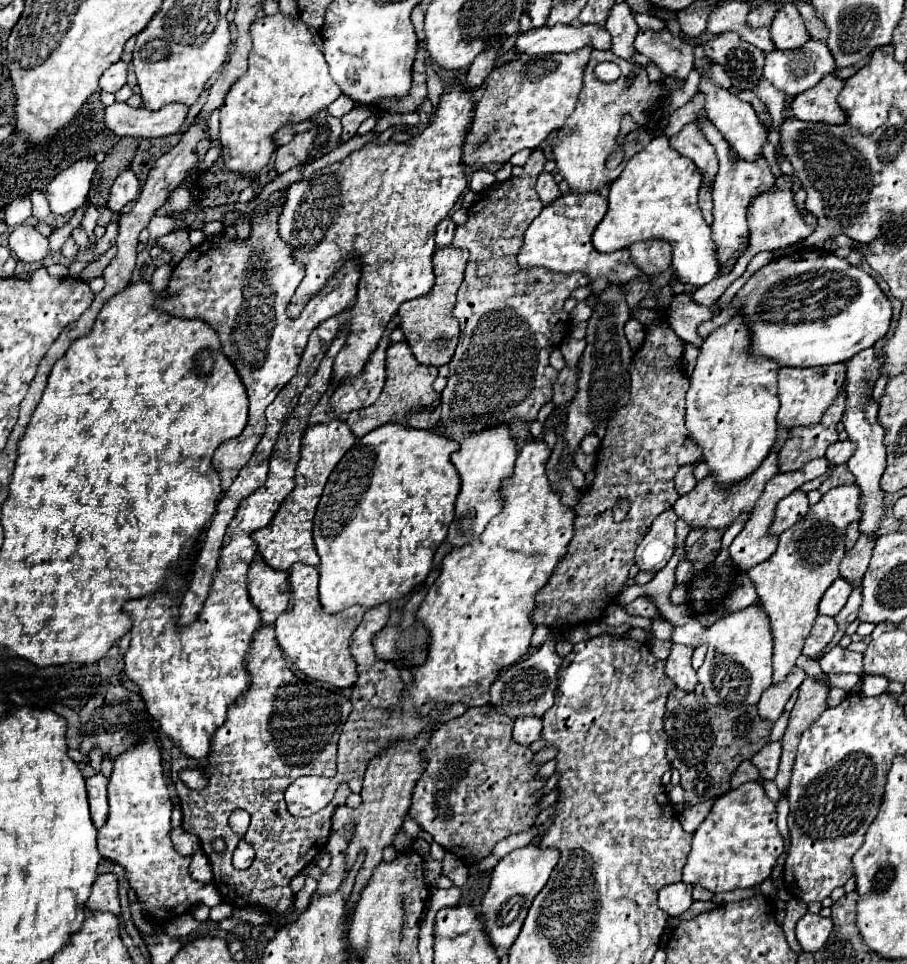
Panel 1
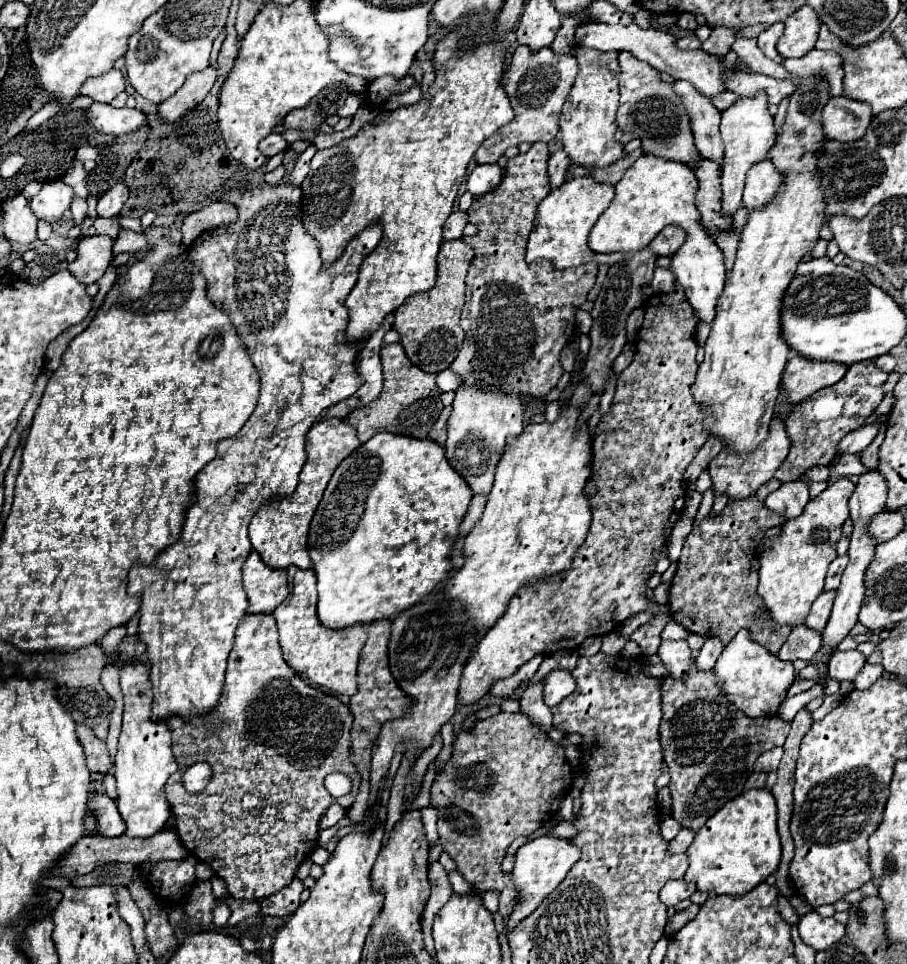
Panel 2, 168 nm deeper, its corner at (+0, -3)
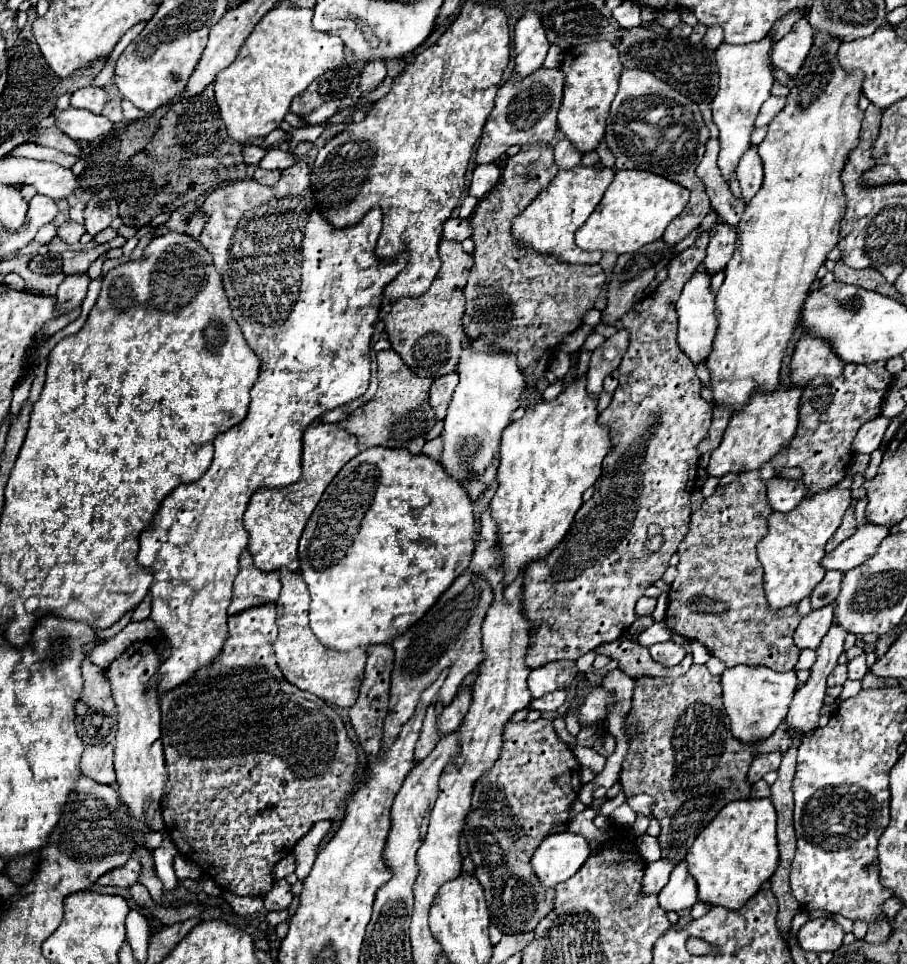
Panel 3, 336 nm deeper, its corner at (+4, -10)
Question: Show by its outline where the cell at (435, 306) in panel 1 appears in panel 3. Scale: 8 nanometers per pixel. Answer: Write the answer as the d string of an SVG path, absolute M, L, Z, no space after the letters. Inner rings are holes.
M442 239L440 241L440 261L442 267L432 281L430 289L418 297L400 297L392 303L390 313L384 317L386 339L392 343L392 349L402 357L402 361L418 377L442 377L458 367L460 343L464 337L462 317L464 317L464 285L468 273L474 265L472 255L468 255L458 241Z

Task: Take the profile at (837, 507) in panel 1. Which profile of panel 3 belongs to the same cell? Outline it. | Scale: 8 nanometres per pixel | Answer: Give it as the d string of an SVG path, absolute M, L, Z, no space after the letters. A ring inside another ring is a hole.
M826 489L810 499L804 499L790 513L770 513L768 533L758 543L758 559L764 567L764 591L772 609L800 603L820 583L822 575L826 573L820 565L822 557L826 555L824 545L842 523L850 503L852 497L848 489Z

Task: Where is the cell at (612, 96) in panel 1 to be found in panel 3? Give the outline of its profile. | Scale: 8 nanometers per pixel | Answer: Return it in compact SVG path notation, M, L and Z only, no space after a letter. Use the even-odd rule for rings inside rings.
M608 41L578 45L566 51L560 69L564 73L564 97L562 97L562 107L558 111L558 127L578 151L582 153L592 151L604 137L610 103L614 101L614 95L618 91L618 79L622 73L618 51Z

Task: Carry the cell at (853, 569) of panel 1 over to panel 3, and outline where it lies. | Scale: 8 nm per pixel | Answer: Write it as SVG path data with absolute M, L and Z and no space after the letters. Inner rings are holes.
M826 571L824 579L818 583L818 587L812 591L812 609L820 609L824 605L832 605L836 595L838 595L838 587L842 581L842 573L840 571Z

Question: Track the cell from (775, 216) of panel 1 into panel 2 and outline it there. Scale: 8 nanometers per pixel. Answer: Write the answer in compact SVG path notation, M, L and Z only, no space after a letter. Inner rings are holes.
M764 160L762 164L756 164L746 176L746 188L744 188L744 206L748 210L764 208L774 200L780 186L784 184L782 174L774 168L770 160Z

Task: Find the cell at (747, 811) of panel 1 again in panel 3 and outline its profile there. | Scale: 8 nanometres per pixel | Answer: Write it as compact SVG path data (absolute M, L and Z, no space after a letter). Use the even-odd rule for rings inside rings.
M746 799L728 803L708 827L694 839L686 853L690 875L698 883L698 899L726 909L742 909L758 893L778 866L777 813L770 799Z

